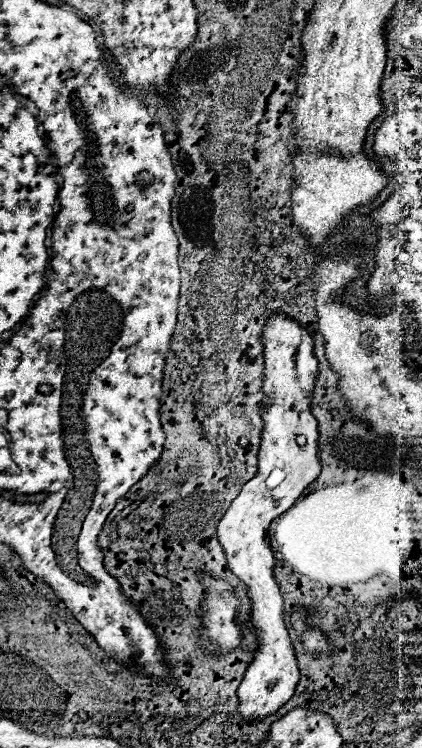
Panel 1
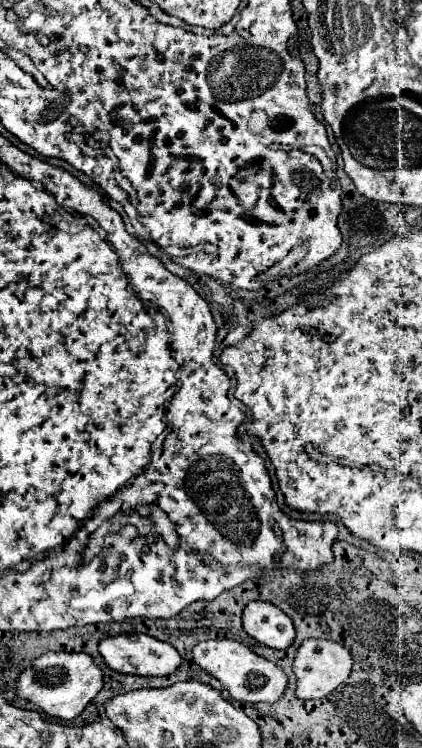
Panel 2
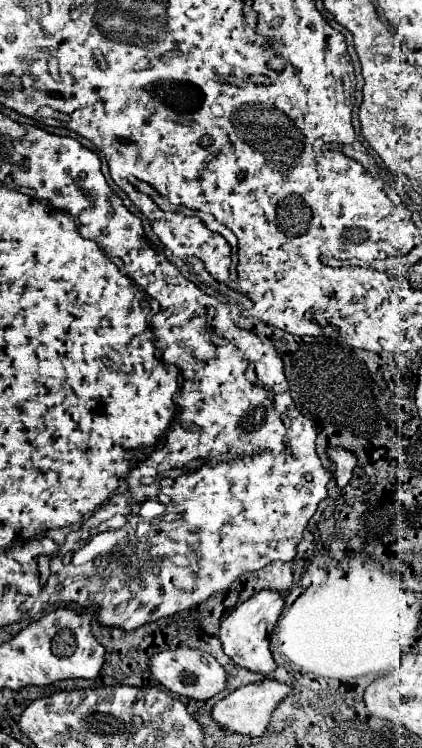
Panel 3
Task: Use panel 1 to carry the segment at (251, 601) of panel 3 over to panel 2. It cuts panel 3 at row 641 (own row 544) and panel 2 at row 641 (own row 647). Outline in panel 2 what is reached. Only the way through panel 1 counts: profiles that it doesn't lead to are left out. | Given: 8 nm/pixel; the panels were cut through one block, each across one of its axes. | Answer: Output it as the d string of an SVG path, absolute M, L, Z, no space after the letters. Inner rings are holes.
M250 602L242 612L244 632L256 642L286 650L294 640L292 620L274 604L268 602Z

